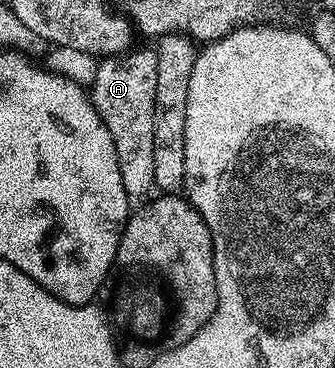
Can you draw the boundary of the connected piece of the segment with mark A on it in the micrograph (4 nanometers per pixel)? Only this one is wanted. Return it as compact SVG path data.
M135 52L127 53L125 56L106 56L99 61L98 71L96 72L96 80L94 85L89 87L88 93L91 102L98 115L104 120L104 124L108 128L108 132L112 132L112 140L116 144L116 156L118 157L118 163L120 164L120 180L124 180L124 188L131 199L138 200L138 198L145 199L146 193L149 190L155 189L154 185L154 169L152 168L152 160L154 159L154 145L152 144L152 128L154 127L154 96L153 93L148 92L148 58L145 58L142 54L134 54Z

